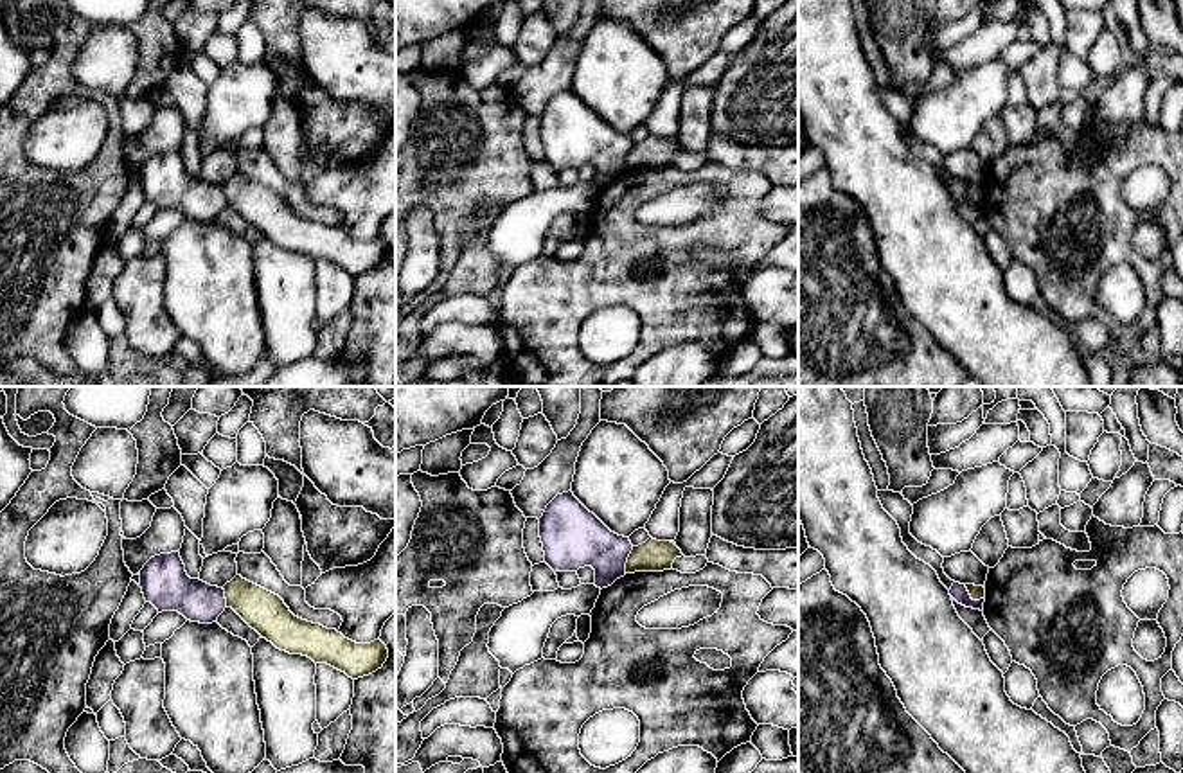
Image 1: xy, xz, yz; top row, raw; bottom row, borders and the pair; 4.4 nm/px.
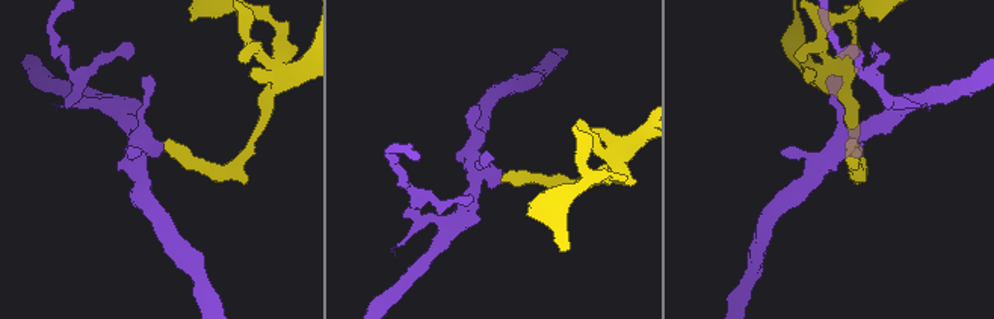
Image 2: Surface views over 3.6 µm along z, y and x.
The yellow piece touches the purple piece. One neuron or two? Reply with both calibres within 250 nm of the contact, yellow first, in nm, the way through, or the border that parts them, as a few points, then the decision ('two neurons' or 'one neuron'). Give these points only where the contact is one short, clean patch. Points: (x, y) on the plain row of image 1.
60/80 nm | along yz (964, 182), (973, 196), (984, 196) | two neurons

